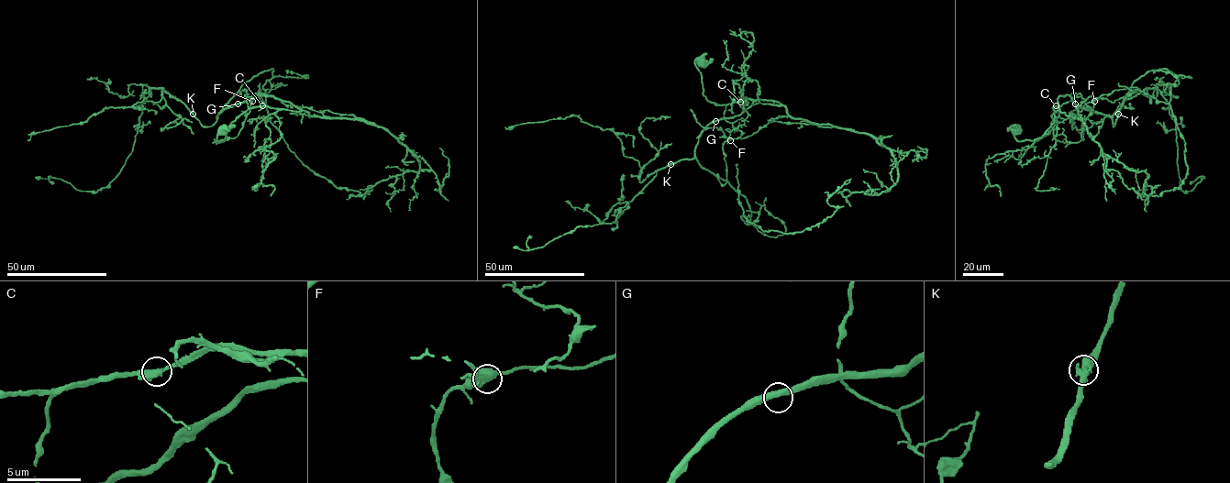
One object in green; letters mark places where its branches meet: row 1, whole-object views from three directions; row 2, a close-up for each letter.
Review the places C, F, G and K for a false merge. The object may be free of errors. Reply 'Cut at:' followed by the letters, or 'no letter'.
Cut at: no letter

